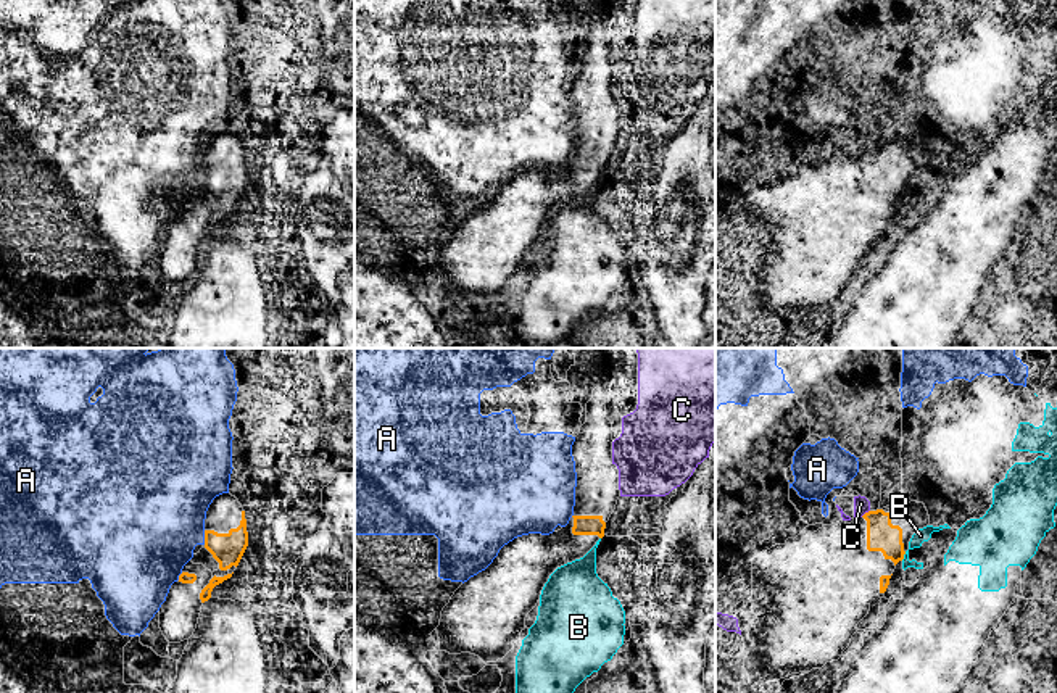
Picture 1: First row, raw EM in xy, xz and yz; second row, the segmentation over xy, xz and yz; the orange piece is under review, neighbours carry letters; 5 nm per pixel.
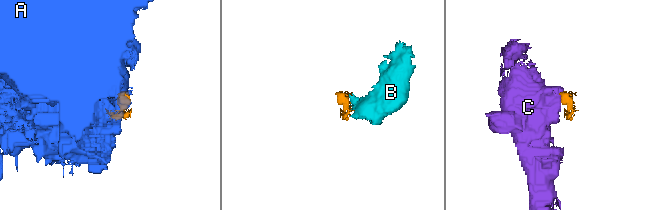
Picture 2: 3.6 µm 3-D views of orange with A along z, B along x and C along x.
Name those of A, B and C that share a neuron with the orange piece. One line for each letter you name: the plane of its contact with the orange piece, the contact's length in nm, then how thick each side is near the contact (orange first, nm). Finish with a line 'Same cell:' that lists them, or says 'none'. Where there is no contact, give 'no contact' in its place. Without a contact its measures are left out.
Same cell: none

